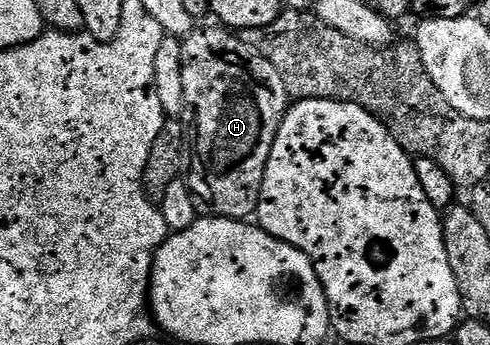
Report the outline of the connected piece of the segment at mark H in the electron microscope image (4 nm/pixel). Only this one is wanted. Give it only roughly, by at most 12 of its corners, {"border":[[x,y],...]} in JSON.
{"border":[[237,32],[182,41],[191,193],[257,210],[292,98]]}

